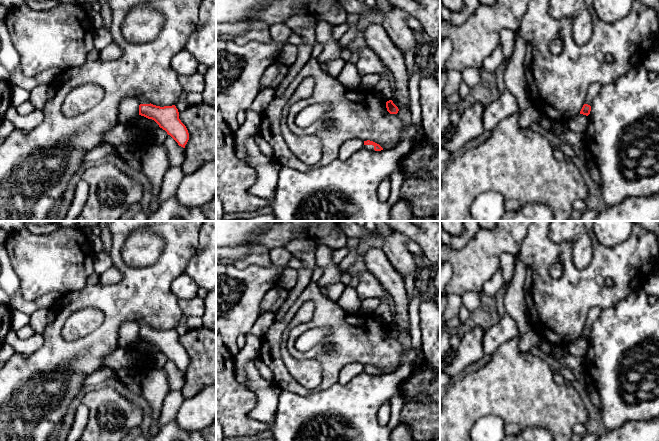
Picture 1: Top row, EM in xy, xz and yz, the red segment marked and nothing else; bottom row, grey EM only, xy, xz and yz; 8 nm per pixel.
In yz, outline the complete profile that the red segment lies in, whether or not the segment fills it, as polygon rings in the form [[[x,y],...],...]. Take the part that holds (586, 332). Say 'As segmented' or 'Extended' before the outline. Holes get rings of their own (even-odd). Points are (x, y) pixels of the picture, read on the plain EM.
Extended. [[[593,308],[590,310],[588,314],[588,319],[585,324],[585,328],[582,331],[580,338],[586,339],[586,340],[590,338],[593,322],[600,316],[601,312],[602,312],[601,308]]]

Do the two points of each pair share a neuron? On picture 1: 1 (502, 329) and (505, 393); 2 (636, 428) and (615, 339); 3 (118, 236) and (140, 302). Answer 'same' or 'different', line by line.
1: different
2: different
3: same

